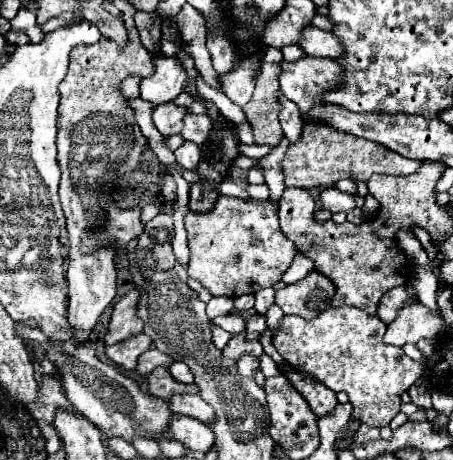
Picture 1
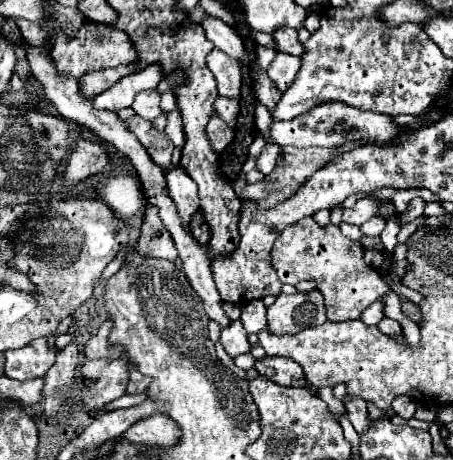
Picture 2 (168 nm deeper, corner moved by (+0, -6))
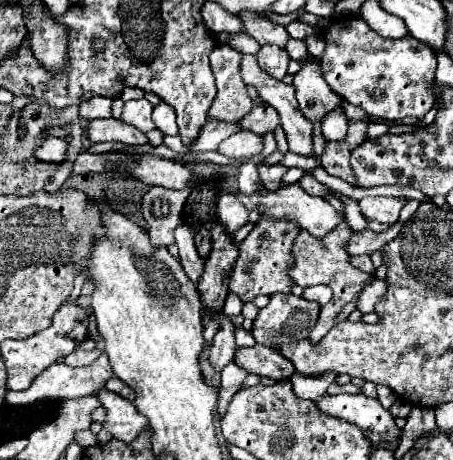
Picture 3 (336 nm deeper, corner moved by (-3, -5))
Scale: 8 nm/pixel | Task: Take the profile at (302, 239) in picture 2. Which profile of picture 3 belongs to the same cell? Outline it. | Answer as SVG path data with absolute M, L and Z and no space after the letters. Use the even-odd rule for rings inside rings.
M344 220L336 230L332 230L332 232L330 232L328 236L324 236L324 238L312 238L308 232L302 230L302 232L296 236L296 242L294 242L294 246L292 246L292 266L290 266L290 270L288 270L288 276L290 276L298 286L302 286L302 288L306 288L308 282L312 282L312 284L326 284L326 286L330 286L332 292L334 292L332 300L330 300L326 306L322 306L318 324L316 324L316 326L312 328L312 332L310 332L312 342L318 342L320 338L324 338L324 336L328 334L328 330L334 326L334 322L336 322L338 314L342 312L342 308L344 308L348 302L352 302L352 300L368 286L368 282L372 280L370 274L366 274L366 272L362 272L362 270L358 270L356 266L350 264L350 254L348 254L348 250L346 250L350 238L352 238L352 228L350 228L348 222Z

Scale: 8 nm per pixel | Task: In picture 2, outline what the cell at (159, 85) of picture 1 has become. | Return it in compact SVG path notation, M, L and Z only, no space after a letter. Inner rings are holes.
M143 91L141 95L137 95L137 99L133 101L133 111L147 119L147 121L153 121L155 117L161 115L161 107L159 107L159 99L161 95L157 91Z

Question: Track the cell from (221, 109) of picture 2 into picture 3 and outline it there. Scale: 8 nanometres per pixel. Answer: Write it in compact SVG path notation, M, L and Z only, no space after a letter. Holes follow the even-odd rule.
M210 118L210 120L204 124L204 128L202 128L202 132L200 132L200 136L198 136L198 140L190 146L190 150L196 150L196 152L198 152L198 150L216 150L216 146L218 146L224 138L236 134L238 130L240 130L240 126L236 126L234 122Z

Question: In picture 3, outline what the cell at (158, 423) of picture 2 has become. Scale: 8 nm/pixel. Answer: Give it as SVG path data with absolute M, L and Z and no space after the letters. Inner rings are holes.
M100 390L98 398L102 402L102 406L108 410L106 420L102 422L102 426L112 432L114 438L122 440L122 442L132 442L136 440L144 430L152 430L148 426L148 418L140 416L134 402L120 398L118 394L112 394L108 390Z

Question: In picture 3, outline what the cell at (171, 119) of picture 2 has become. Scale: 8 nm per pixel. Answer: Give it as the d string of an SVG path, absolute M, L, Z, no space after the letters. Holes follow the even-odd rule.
M158 104L154 108L154 114L152 114L152 120L154 124L164 132L164 134L170 134L170 136L176 136L178 134L178 126L176 126L176 112L172 110L172 106L168 104Z

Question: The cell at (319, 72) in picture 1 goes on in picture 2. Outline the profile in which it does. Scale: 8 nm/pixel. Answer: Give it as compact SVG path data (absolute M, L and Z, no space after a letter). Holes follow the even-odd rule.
M277 53L267 69L267 75L275 81L275 85L281 91L287 91L289 83L293 83L293 77L297 75L297 71L299 71L299 57Z

